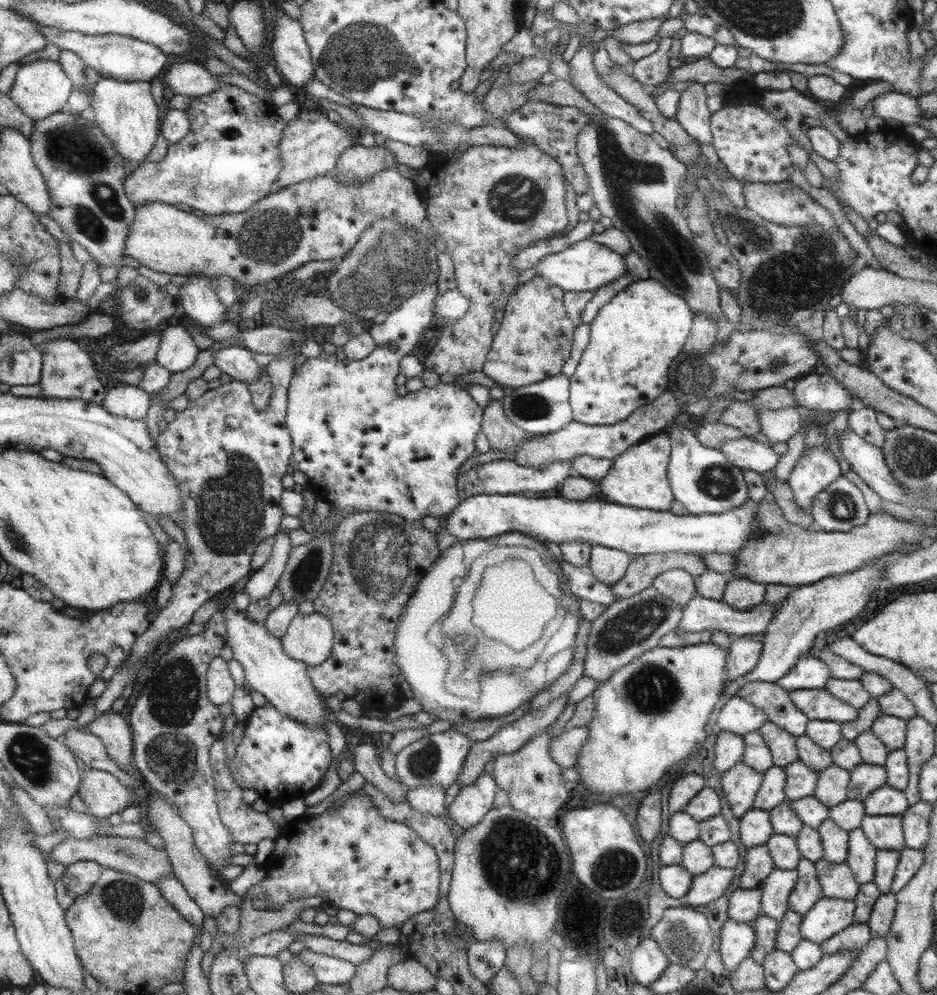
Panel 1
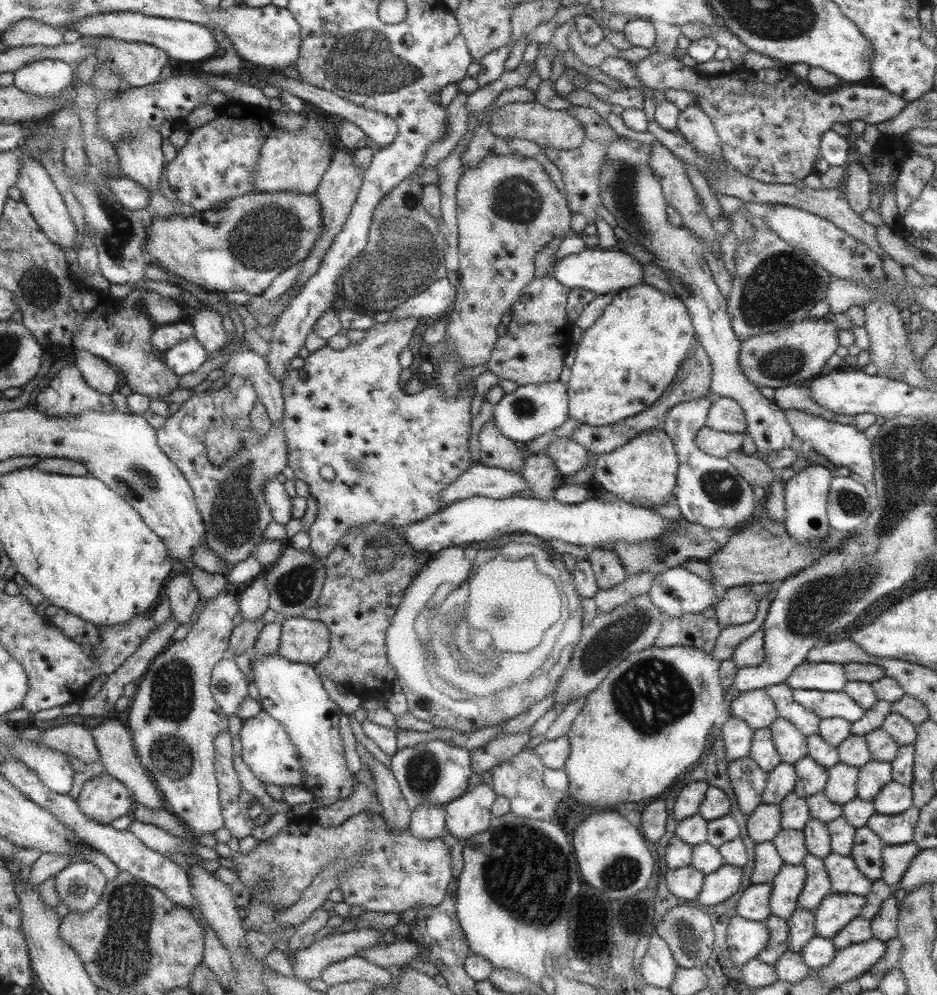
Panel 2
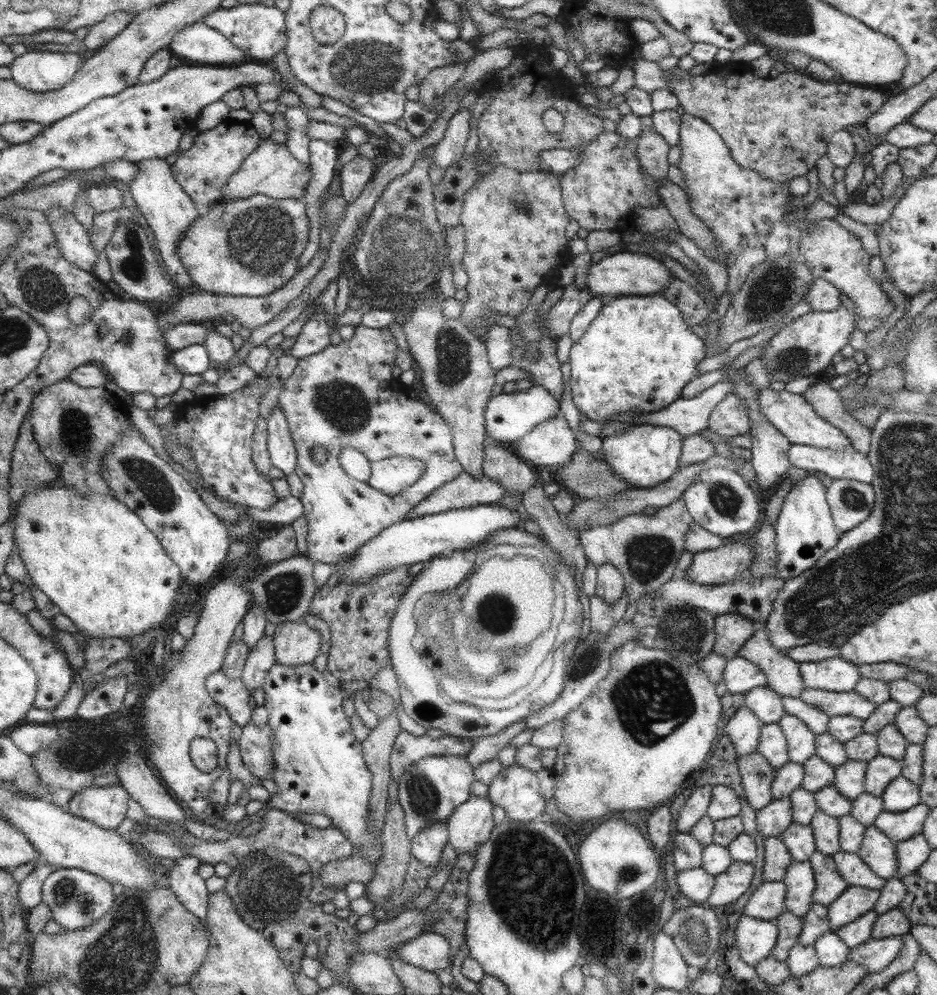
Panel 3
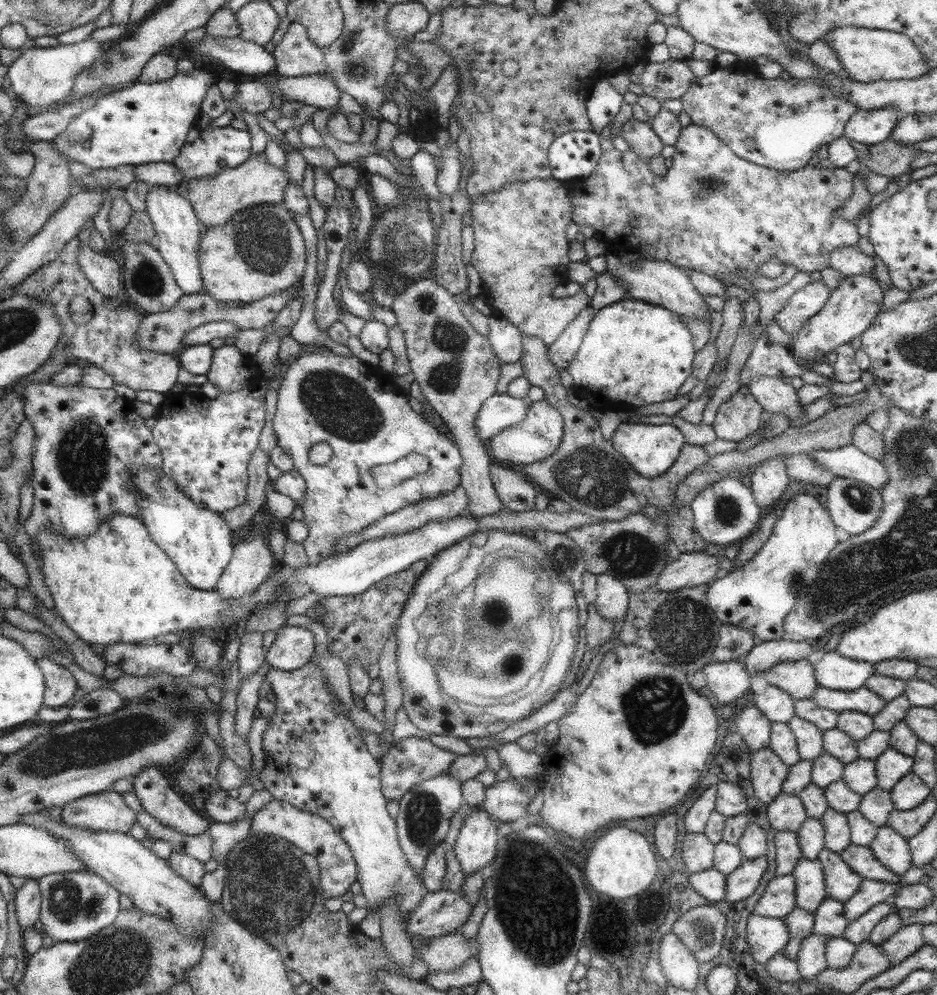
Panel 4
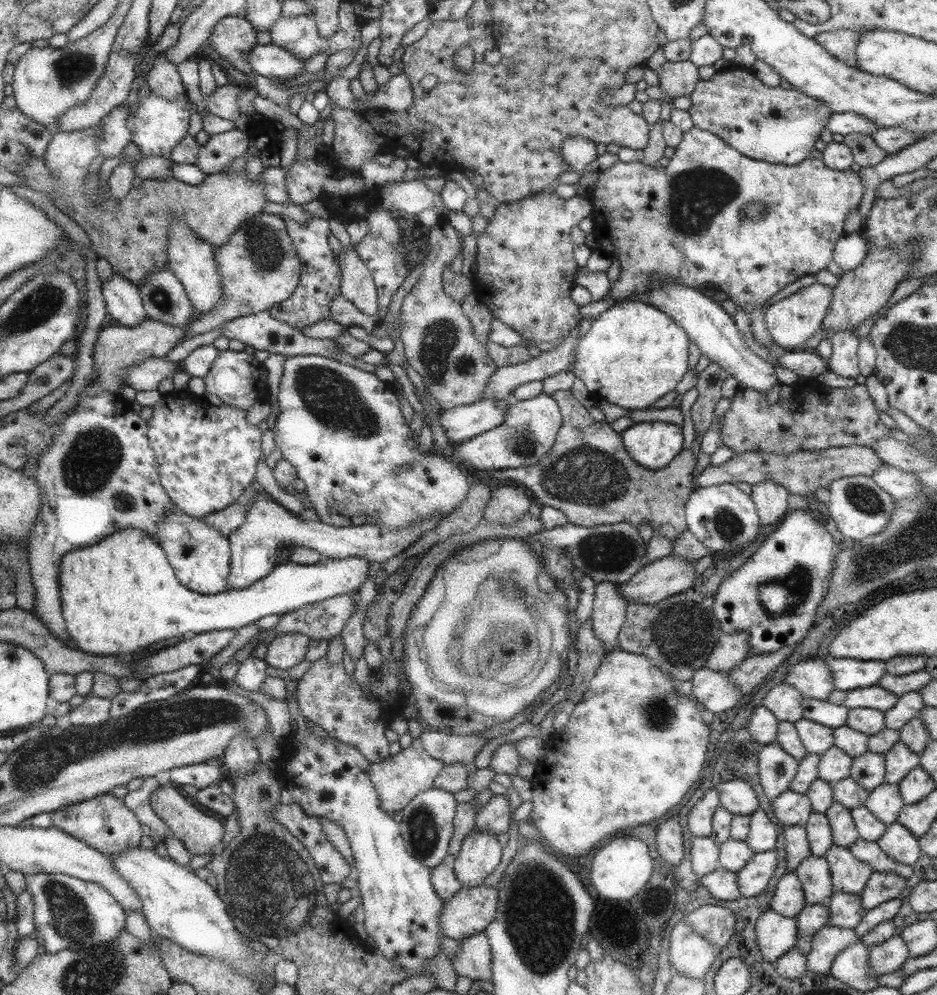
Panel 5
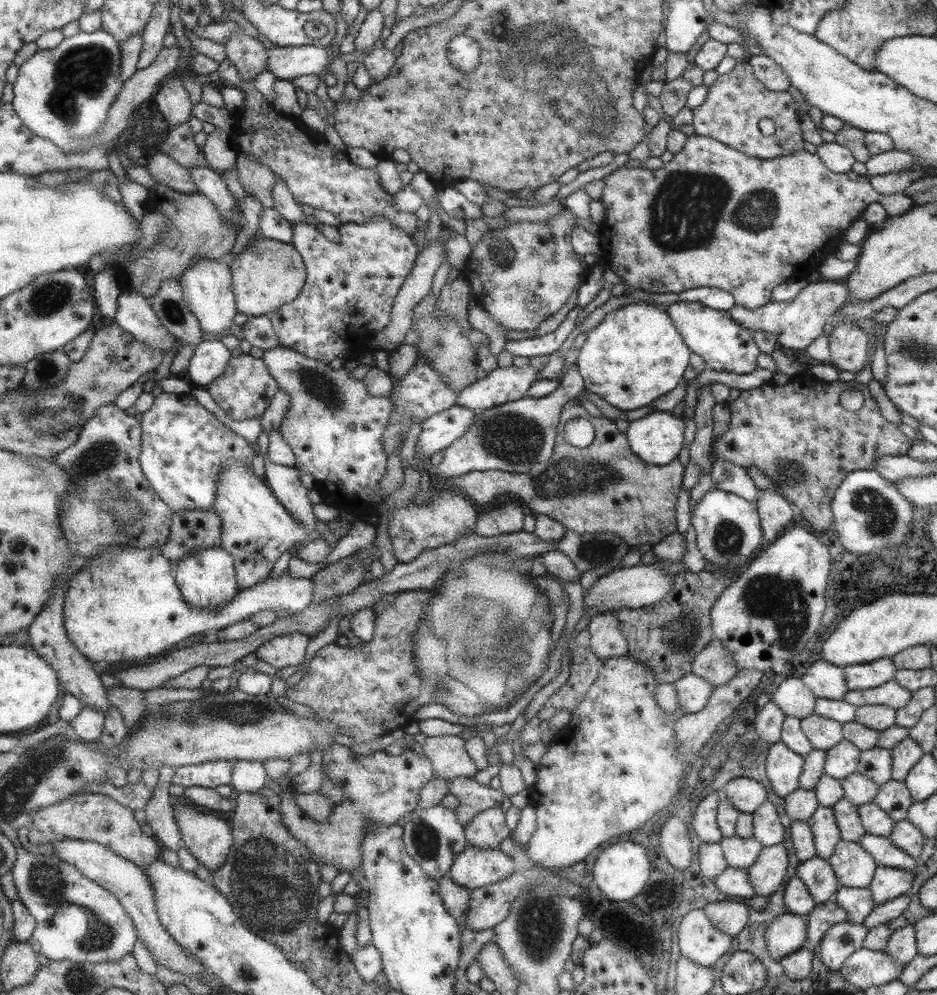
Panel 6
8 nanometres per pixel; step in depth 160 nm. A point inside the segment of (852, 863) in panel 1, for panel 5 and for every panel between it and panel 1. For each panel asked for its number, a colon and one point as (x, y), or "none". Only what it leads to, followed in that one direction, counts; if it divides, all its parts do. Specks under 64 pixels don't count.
2: (866, 851)
3: (876, 850)
4: (888, 848)
5: (897, 843)

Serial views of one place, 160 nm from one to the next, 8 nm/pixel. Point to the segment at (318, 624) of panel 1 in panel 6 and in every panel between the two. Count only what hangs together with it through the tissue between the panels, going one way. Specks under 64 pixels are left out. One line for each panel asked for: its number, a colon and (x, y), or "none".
2: (306, 641)
3: (296, 643)
4: (294, 647)
5: (285, 651)
6: (286, 650)

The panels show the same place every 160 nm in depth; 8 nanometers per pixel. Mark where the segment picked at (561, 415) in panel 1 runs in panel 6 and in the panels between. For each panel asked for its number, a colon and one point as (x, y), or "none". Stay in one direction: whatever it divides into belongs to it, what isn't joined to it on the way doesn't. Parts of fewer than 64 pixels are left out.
2: (532, 410)
3: (508, 417)
4: (501, 411)
5: (461, 423)
6: (439, 431)

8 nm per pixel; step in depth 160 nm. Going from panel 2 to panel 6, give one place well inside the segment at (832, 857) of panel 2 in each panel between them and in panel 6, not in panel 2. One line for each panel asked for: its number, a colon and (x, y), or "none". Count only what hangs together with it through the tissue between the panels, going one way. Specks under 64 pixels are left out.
3: (853, 869)
4: (860, 859)
5: (869, 852)
6: (885, 853)

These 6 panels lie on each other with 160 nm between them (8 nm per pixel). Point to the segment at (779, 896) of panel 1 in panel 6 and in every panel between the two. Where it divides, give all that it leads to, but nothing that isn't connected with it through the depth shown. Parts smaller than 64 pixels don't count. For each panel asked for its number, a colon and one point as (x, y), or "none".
2: (786, 886)
3: (799, 880)
4: (808, 876)
5: (813, 873)
6: (817, 875)

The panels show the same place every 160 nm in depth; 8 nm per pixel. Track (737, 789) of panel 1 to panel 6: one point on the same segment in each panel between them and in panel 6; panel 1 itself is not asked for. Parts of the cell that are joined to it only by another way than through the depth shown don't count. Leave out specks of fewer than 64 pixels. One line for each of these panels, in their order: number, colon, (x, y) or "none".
2: (748, 781)
3: (756, 776)
4: (767, 773)
5: (776, 768)
6: (782, 767)

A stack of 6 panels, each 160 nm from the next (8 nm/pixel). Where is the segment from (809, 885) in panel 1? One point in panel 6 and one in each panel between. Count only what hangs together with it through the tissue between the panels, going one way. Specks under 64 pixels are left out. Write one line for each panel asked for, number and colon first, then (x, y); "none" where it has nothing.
2: (817, 885)
3: (829, 884)
4: (840, 881)
5: (849, 875)
6: (854, 867)

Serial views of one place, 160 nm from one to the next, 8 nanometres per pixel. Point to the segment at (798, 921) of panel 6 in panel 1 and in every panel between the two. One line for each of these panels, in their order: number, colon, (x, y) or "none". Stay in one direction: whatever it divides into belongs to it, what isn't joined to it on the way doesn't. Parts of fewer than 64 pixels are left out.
1: (737, 940)
2: (746, 938)
3: (755, 939)
4: (766, 936)
5: (775, 934)

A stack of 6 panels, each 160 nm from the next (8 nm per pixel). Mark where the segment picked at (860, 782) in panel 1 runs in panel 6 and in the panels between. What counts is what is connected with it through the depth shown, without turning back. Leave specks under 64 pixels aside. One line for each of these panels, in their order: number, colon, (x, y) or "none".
2: (872, 777)
3: (881, 771)
4: (890, 766)
5: (899, 760)
6: (904, 755)

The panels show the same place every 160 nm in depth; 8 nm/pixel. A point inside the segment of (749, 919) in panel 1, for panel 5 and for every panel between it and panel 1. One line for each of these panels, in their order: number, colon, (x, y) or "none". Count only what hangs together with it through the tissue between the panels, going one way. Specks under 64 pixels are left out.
2: (753, 904)
3: (767, 902)
4: (777, 900)
5: (787, 899)

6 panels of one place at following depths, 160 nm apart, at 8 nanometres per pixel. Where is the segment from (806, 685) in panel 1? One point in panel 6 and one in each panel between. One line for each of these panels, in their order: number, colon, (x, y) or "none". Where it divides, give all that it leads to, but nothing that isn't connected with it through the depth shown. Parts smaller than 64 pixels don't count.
2: (826, 677)
3: (835, 674)
4: (833, 671)
5: (847, 673)
6: (869, 675)

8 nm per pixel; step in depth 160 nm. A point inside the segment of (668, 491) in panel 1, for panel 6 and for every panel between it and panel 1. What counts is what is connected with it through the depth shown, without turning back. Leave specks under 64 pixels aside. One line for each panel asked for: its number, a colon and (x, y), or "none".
2: (644, 469)
3: (645, 455)
4: (650, 450)
5: (653, 445)
6: (656, 438)

